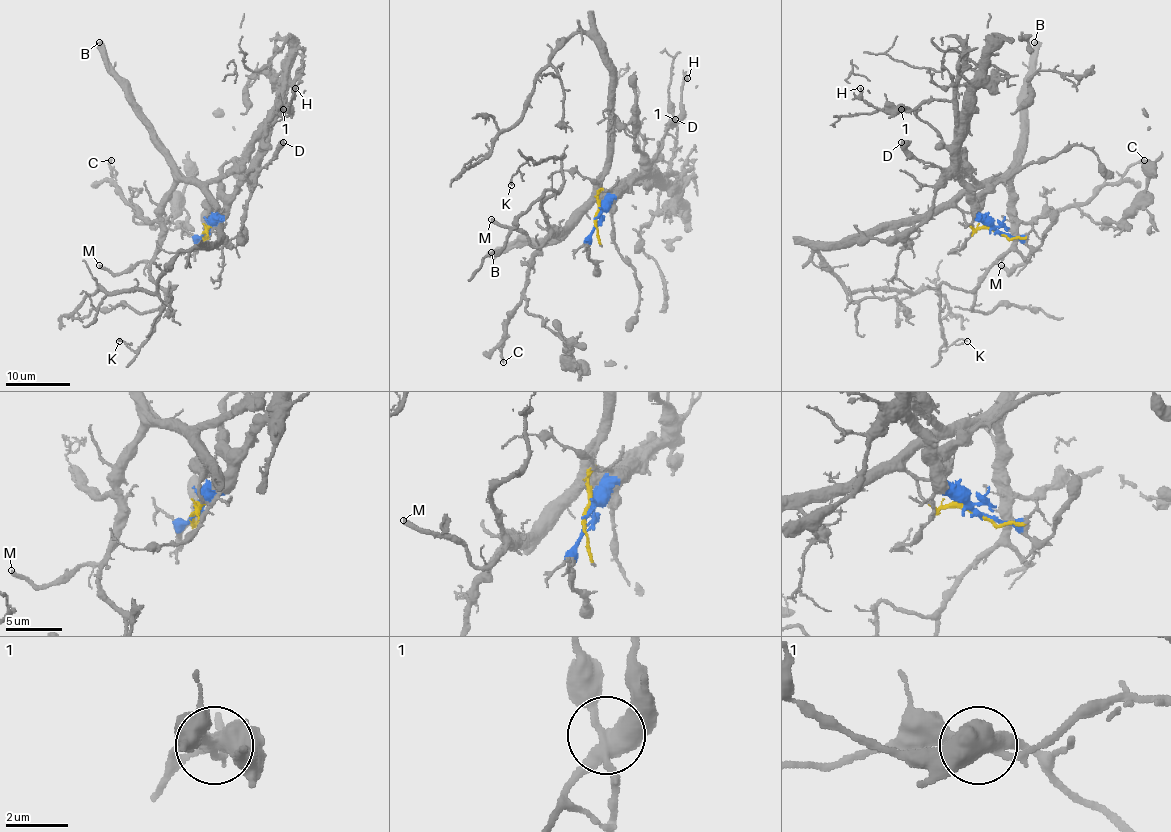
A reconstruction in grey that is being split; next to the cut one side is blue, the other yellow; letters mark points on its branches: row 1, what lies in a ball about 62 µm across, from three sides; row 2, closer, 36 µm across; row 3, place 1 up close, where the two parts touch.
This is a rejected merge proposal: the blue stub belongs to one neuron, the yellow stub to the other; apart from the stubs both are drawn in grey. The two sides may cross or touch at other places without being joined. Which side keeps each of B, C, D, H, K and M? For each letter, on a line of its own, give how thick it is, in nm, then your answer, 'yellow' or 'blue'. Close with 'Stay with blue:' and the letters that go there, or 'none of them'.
B: calibre 550 nm; yellow
C: calibre 220 nm; yellow
D: calibre 650 nm; blue
H: calibre 260 nm; blue
K: calibre 110 nm; yellow
M: calibre 340 nm; yellow
Stay with blue: D, H

